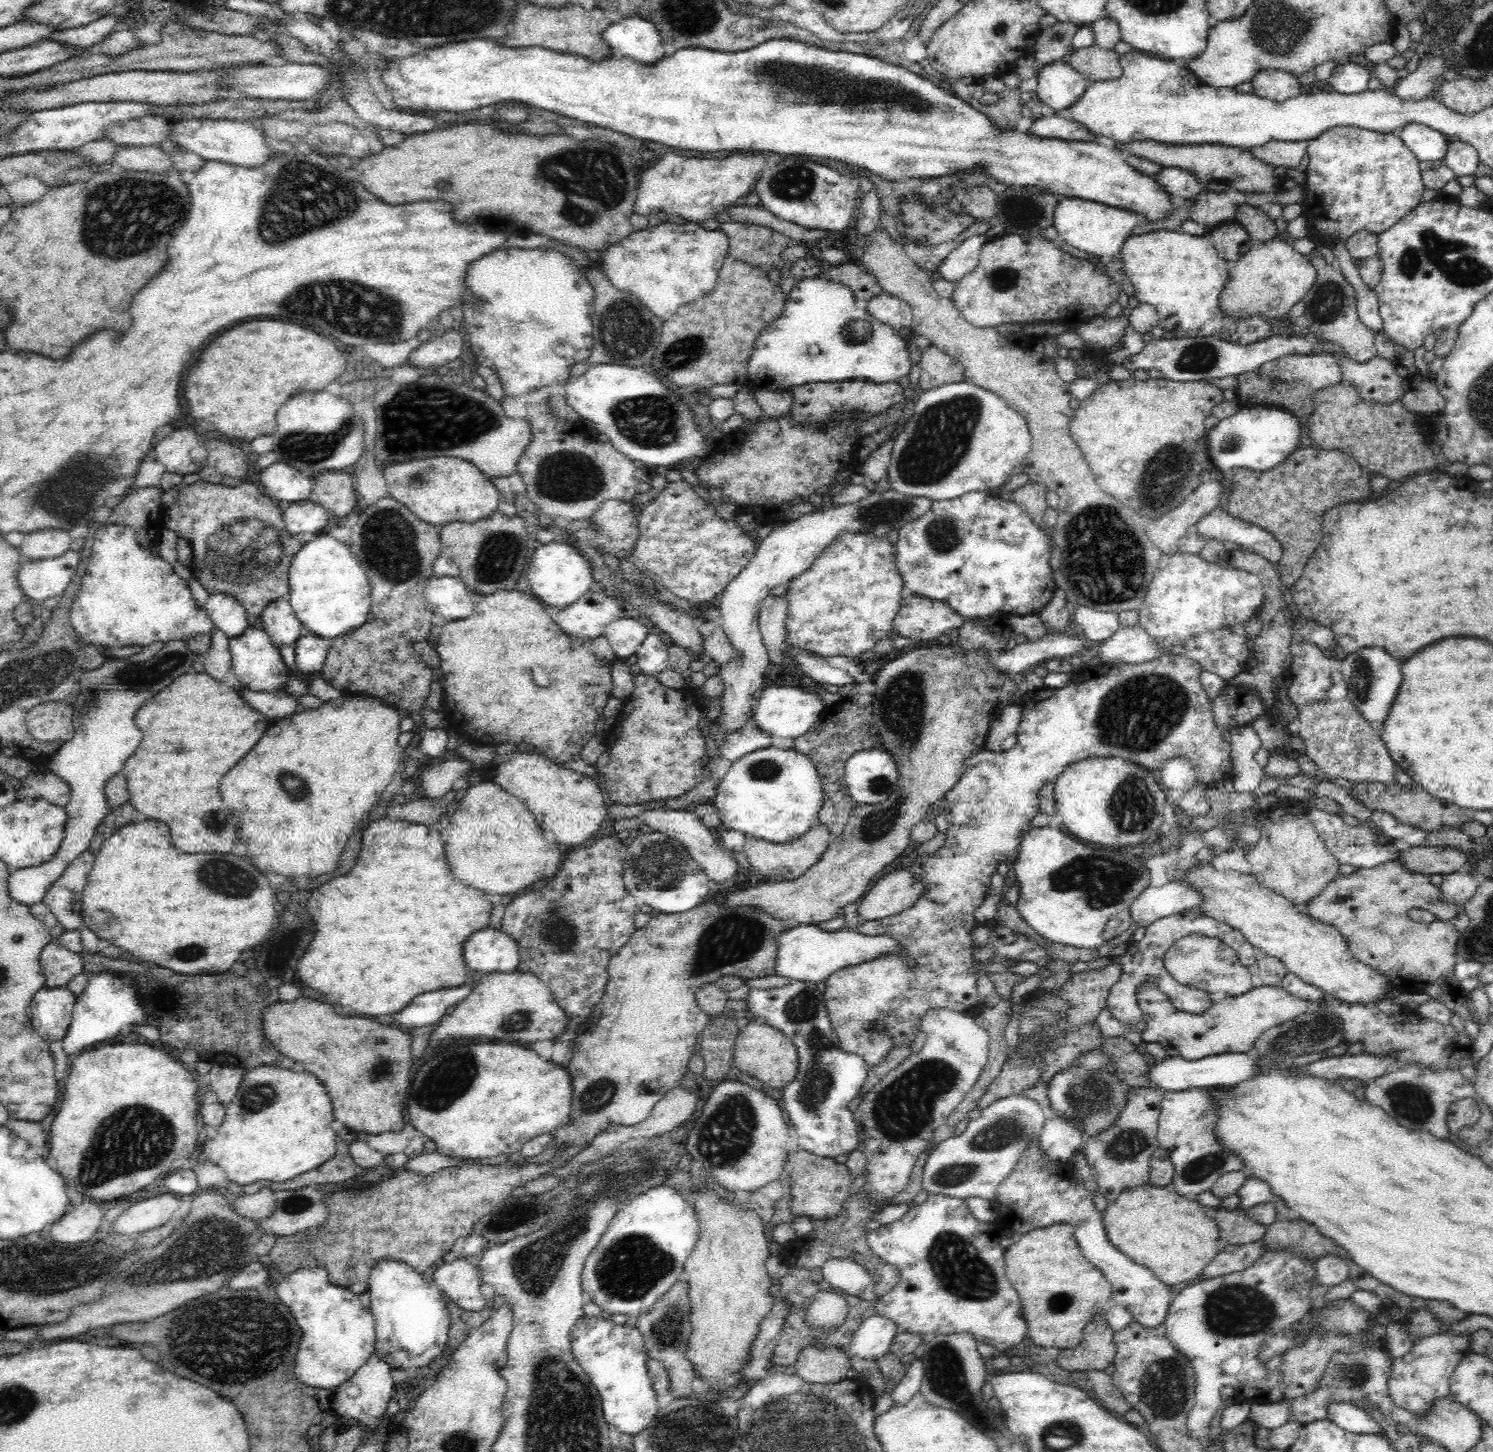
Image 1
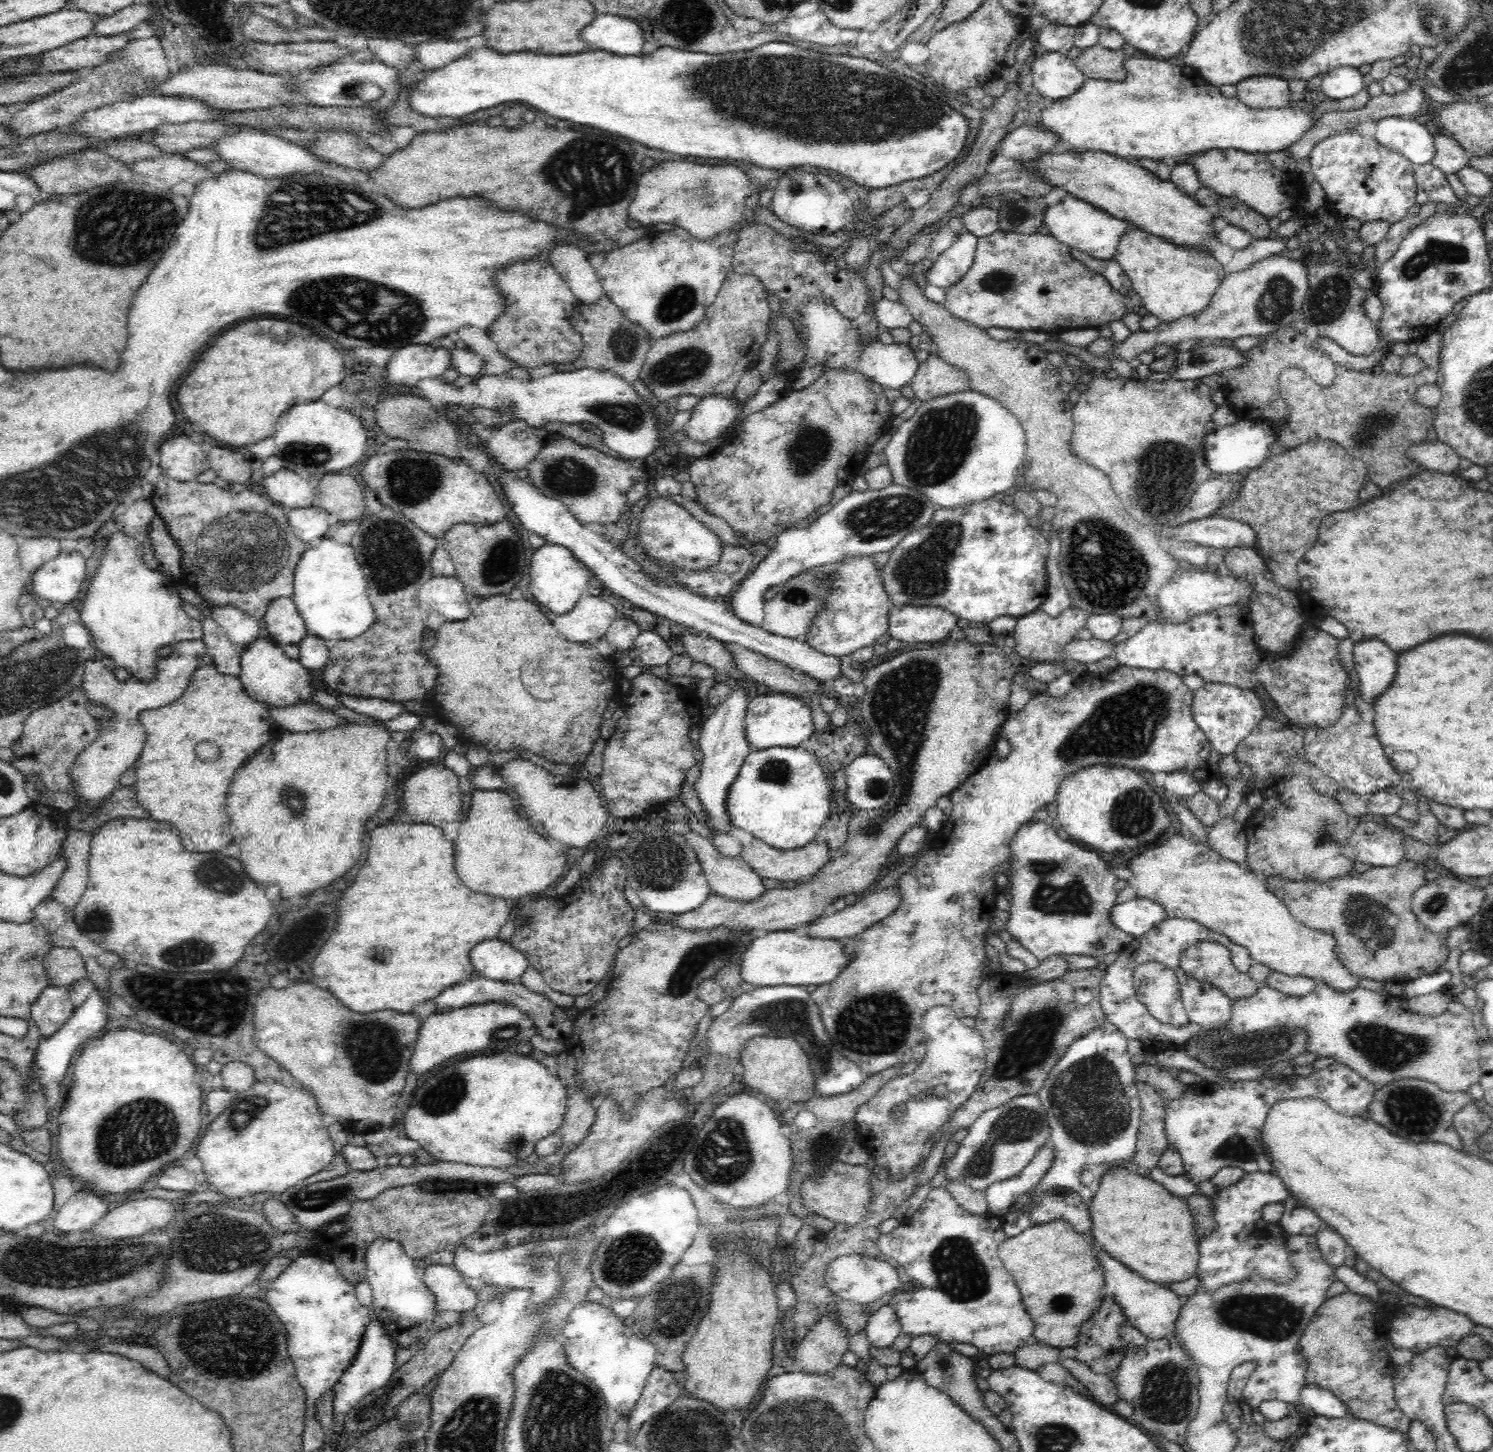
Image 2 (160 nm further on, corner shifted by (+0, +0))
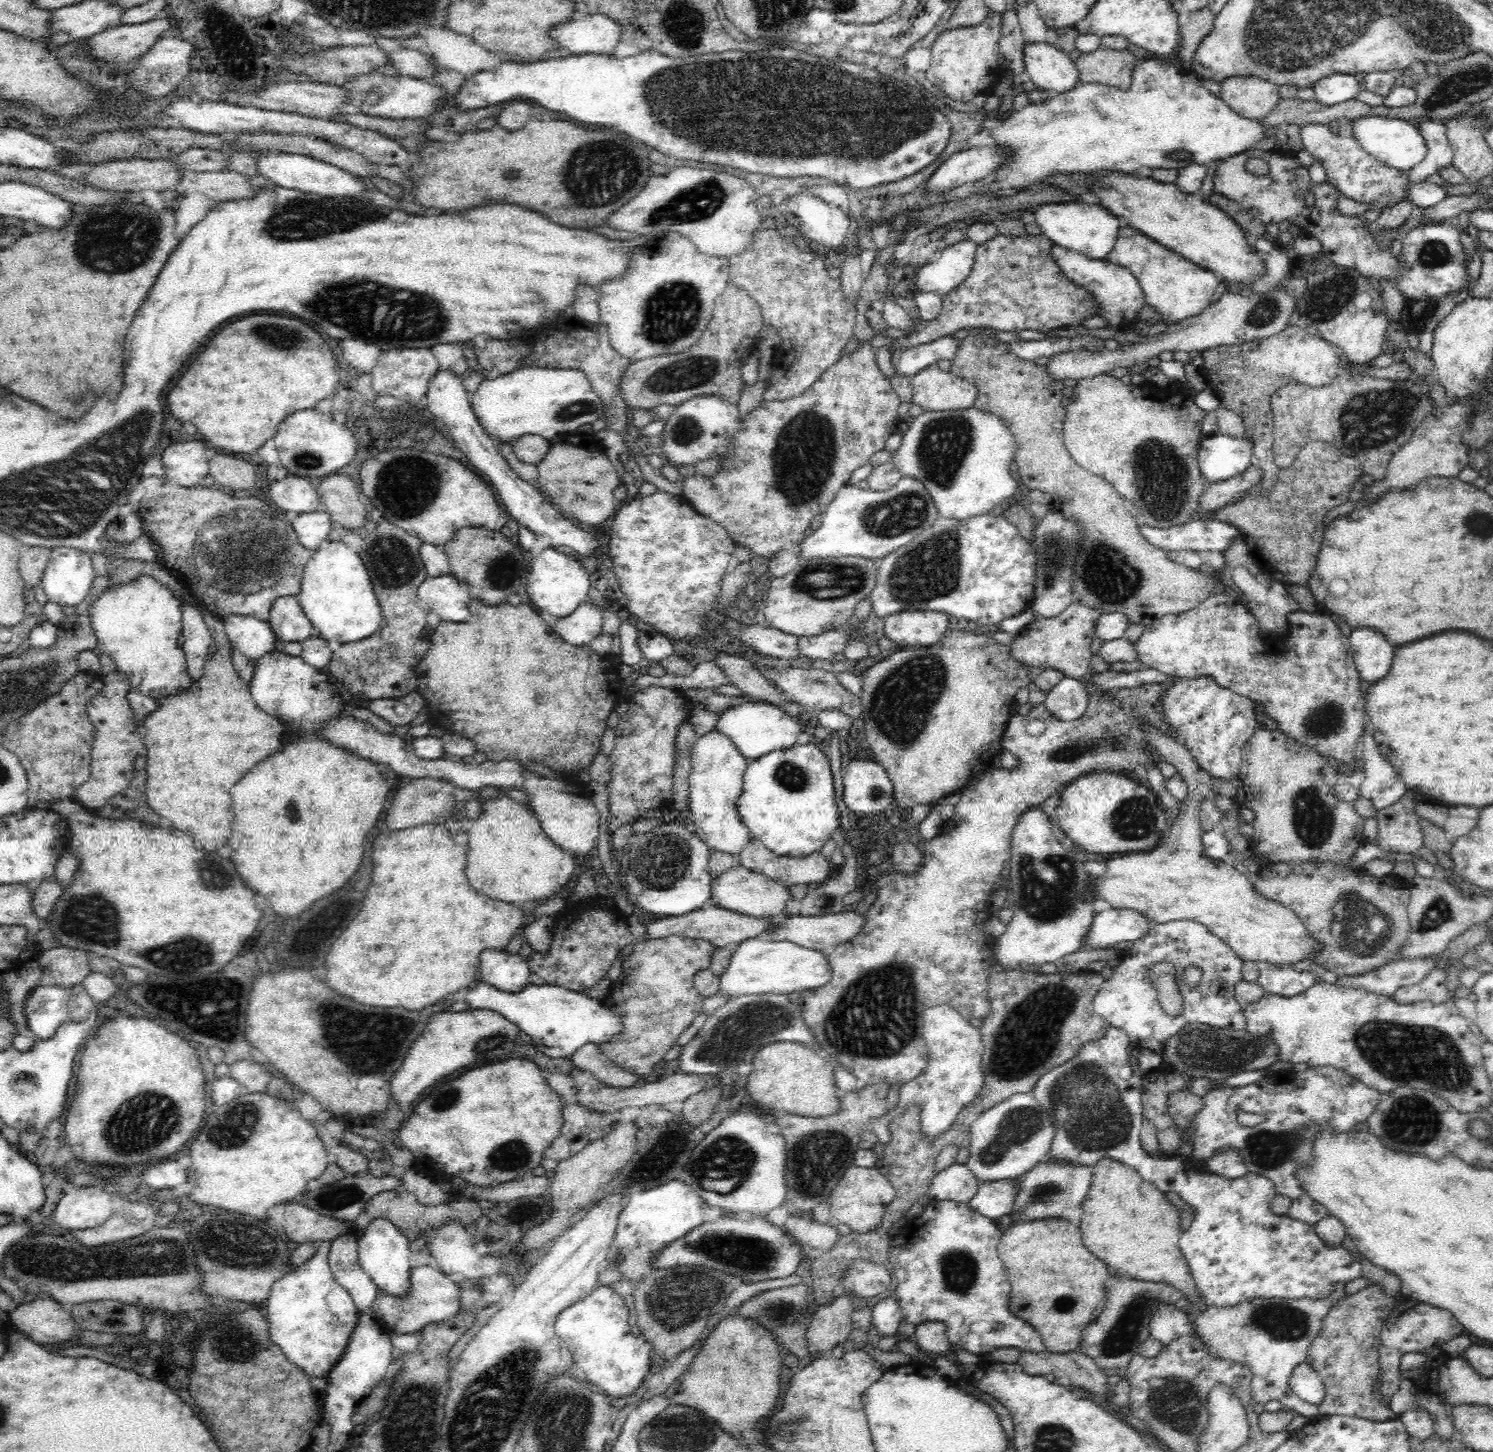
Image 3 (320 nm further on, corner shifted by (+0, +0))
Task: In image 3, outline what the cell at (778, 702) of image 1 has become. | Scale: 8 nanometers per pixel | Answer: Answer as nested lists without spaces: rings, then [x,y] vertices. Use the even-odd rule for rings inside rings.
[[[749,700],[744,704],[731,706],[727,712],[720,714],[714,729],[726,735],[732,745],[740,751],[740,755],[751,762],[769,752],[790,748],[796,742],[802,726],[796,718],[784,714],[778,705],[768,701]]]

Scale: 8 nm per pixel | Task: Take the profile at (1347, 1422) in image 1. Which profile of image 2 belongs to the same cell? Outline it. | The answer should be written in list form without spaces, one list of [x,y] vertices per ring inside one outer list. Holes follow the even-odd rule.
[[[1306,1382],[1301,1389],[1300,1399],[1302,1404],[1309,1408],[1314,1415],[1331,1418],[1351,1417],[1348,1410],[1335,1398],[1334,1394],[1316,1384],[1312,1385],[1310,1382]]]

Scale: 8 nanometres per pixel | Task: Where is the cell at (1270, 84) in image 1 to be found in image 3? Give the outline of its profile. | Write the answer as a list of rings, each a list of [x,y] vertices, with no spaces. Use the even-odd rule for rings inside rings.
[[[1252,76],[1232,77],[1219,85],[1218,98],[1248,119],[1264,118],[1280,100],[1279,86]]]

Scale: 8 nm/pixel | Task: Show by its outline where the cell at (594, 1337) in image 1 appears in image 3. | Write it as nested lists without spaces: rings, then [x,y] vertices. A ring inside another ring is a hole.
[[[597,1282],[590,1295],[578,1300],[572,1306],[564,1308],[555,1320],[554,1332],[570,1348],[576,1366],[586,1373],[588,1381],[598,1385],[604,1391],[604,1395],[610,1398],[633,1394],[636,1388],[642,1384],[642,1380],[644,1380],[644,1376],[648,1374],[648,1368],[650,1368],[648,1354],[651,1351],[651,1344],[644,1336],[638,1335],[636,1330],[630,1327],[628,1308],[629,1304],[625,1301],[625,1298],[617,1293],[615,1289]]]

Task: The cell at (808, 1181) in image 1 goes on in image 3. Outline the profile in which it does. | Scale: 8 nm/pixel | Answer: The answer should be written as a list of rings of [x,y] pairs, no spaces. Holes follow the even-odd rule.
[[[850,1164],[844,1176],[841,1176],[840,1184],[831,1192],[828,1201],[831,1202],[830,1225],[846,1224],[857,1233],[872,1232],[881,1222],[887,1206],[896,1198],[894,1186],[888,1178],[880,1173],[877,1166],[858,1167]]]

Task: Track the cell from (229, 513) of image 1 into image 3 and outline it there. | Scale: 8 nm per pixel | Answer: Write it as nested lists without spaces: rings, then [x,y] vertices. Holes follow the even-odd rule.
[[[145,473],[140,483],[144,487],[144,496],[138,501],[138,517],[140,517],[140,523],[142,523],[142,531],[144,535],[148,535],[148,538],[152,540],[152,545],[156,545],[156,549],[159,550],[161,560],[158,562],[162,565],[166,571],[168,571],[176,580],[182,585],[182,588],[188,593],[194,596],[199,608],[206,609],[213,615],[220,618],[228,615],[240,615],[240,616],[254,616],[258,620],[266,621],[269,618],[269,612],[271,611],[274,601],[279,596],[294,596],[300,592],[301,589],[301,576],[306,565],[312,565],[313,552],[310,549],[304,548],[304,545],[299,543],[297,534],[292,528],[291,521],[286,520],[286,512],[280,510],[276,505],[268,506],[264,502],[264,508],[262,508],[262,502],[258,502],[256,498],[230,498],[225,494],[225,491],[217,486],[211,486],[209,488],[194,487],[194,488],[182,488],[174,483],[170,482],[165,475],[161,477]]]

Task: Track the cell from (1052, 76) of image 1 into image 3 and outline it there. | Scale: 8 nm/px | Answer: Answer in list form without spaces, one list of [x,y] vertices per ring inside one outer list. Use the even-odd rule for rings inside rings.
[[[1025,42],[1024,70],[1037,89],[1064,93],[1075,88],[1079,72],[1067,53],[1046,42]]]

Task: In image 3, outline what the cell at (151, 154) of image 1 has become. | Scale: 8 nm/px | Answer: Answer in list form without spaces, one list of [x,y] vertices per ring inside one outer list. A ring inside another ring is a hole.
[[[186,170],[186,180],[182,179],[180,188],[186,186],[185,193],[198,192],[216,201],[251,199],[253,188],[250,179],[239,172],[194,172]]]

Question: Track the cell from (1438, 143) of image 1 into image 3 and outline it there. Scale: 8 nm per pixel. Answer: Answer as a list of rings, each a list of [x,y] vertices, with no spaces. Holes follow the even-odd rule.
[[[1377,115],[1358,116],[1350,121],[1352,121],[1351,136],[1358,141],[1360,147],[1388,167],[1408,171],[1420,163],[1427,154],[1424,137],[1412,122]]]

